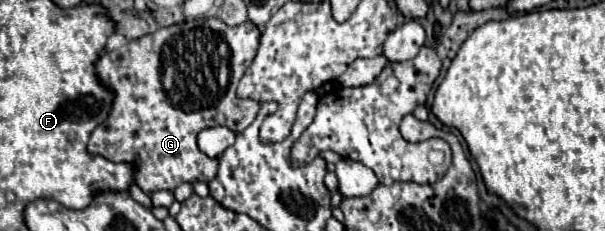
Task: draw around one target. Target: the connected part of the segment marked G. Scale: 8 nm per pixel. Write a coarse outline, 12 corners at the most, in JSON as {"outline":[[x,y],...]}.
{"outline":[[192,18],[102,54],[116,98],[88,152],[144,194],[212,182],[204,128],[236,86],[260,28]]}

